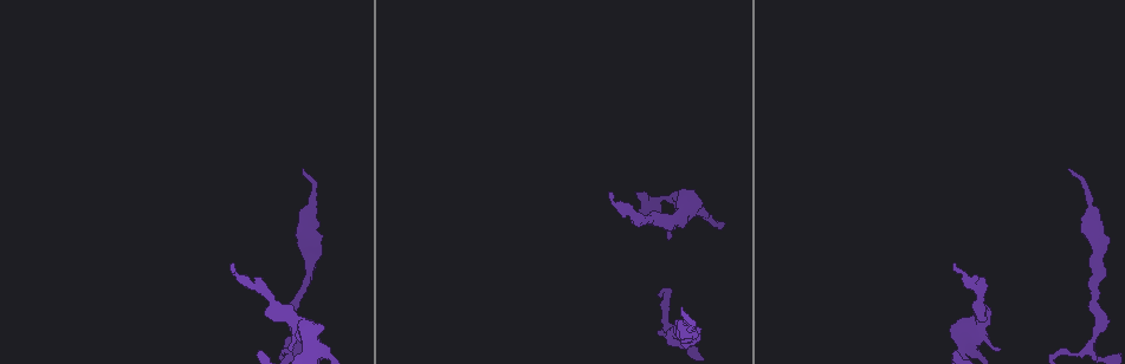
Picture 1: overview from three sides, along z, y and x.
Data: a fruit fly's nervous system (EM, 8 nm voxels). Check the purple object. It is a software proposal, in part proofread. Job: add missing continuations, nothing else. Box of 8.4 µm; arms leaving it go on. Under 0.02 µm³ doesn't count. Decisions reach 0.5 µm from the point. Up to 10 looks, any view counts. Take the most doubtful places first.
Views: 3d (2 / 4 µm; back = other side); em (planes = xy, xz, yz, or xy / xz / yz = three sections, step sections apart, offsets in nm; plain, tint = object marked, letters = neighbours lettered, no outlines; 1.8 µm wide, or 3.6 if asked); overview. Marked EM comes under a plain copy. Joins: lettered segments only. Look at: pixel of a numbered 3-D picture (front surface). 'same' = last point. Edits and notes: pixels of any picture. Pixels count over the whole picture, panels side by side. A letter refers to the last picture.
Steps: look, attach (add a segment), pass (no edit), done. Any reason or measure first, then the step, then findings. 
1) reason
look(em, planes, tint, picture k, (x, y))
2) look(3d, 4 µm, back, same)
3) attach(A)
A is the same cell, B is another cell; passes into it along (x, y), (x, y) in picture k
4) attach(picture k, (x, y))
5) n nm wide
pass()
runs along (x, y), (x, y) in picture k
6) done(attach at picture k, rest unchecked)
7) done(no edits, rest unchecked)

branch stops here
look(em, 3.6 µm, planes, letters, picture 1, (1000, 348))

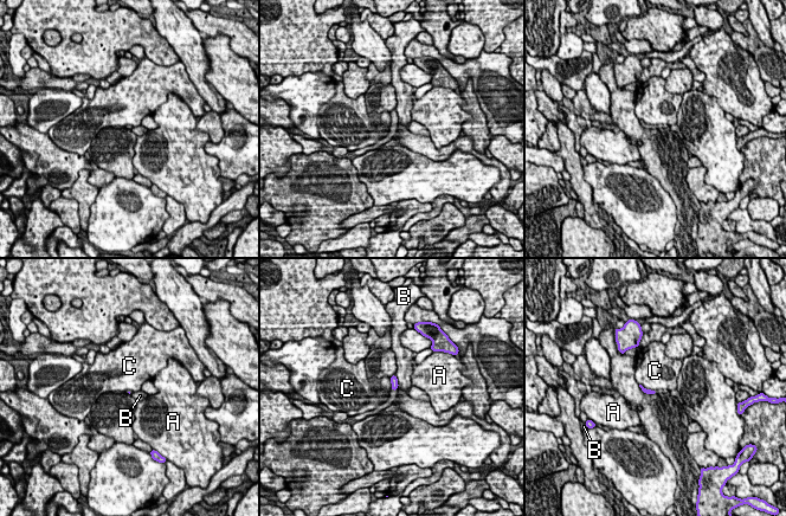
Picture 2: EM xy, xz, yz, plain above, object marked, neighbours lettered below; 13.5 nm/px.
C touches over 260 nm
pass()
A, B and C are other cells; border along (639, 384), (656, 391) in picture 2; no lettered segment goes on from it

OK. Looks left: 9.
free end
look(em, xy, step 8, tint, picture 1, (681, 307))

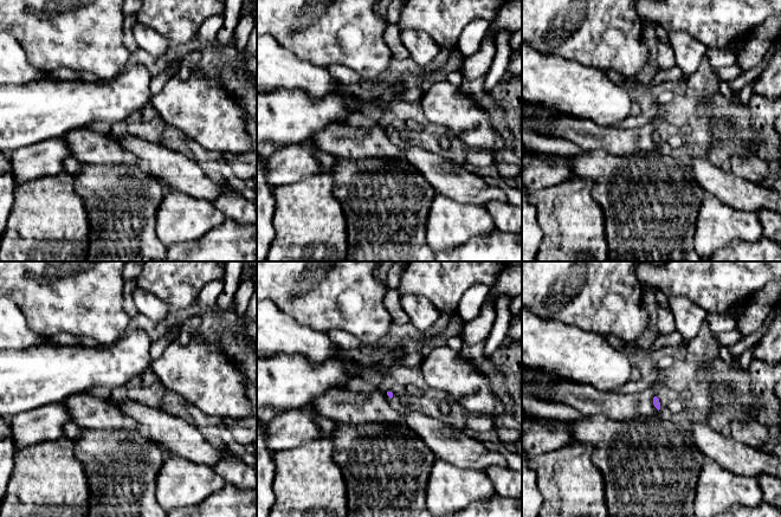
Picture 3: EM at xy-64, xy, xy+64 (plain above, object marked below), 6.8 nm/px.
look(em, yz, step 4, tint, same)

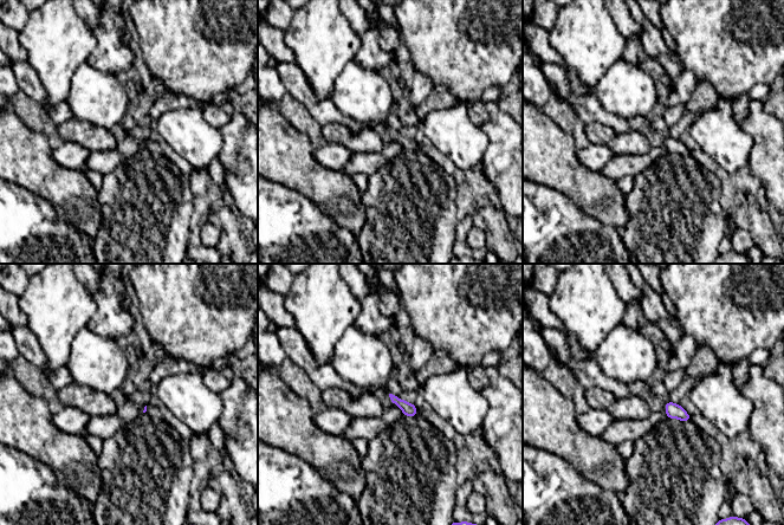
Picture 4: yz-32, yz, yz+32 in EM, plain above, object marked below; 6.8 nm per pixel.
look(em, yz, step 4, letters, same)

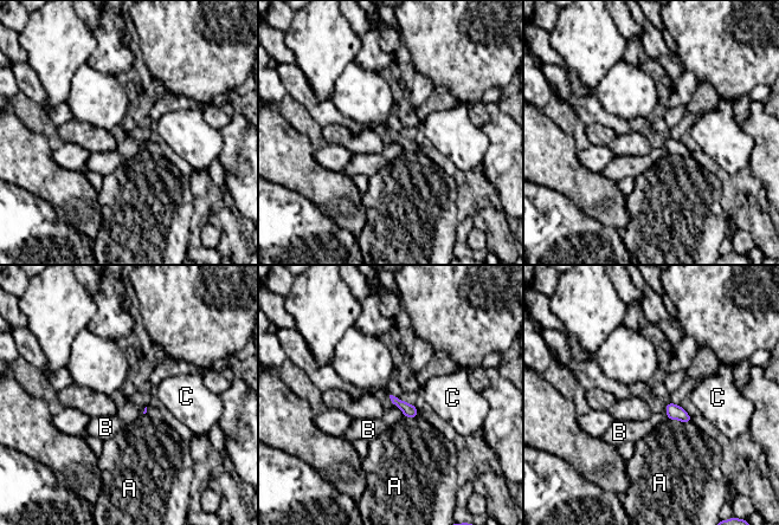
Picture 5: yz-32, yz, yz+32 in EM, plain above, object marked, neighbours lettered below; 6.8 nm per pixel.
B touches over 110 nm
pass()
A, B and C are other cells; no lettered segment goes on from it

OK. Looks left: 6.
look(3d, 2 µm, picture 1, (1096, 251))

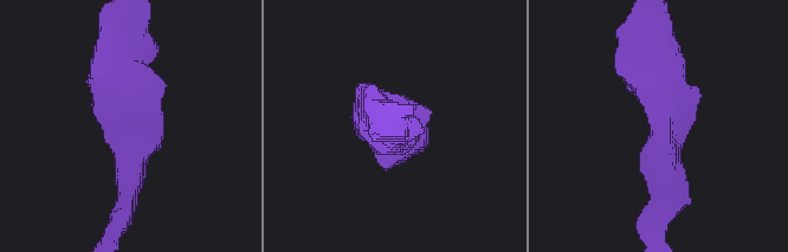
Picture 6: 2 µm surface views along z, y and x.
arms of 180, 300 nm; shape alone is not enough
look(em, planes, tint, picture 6, (126, 127))

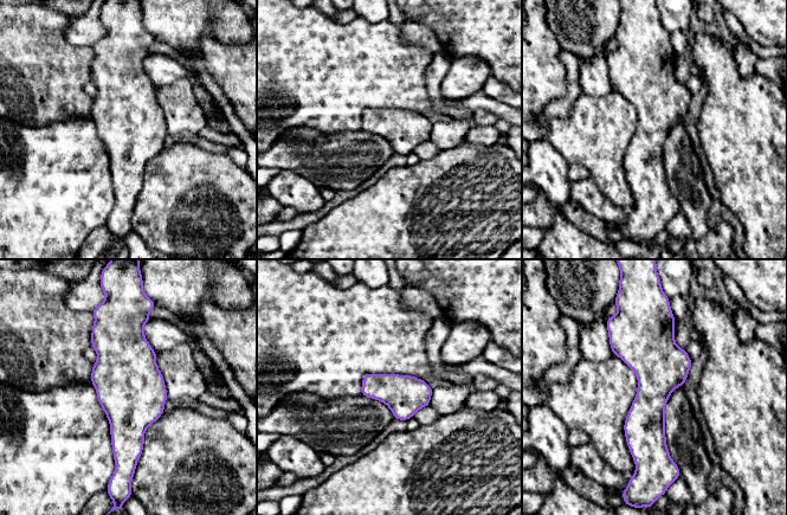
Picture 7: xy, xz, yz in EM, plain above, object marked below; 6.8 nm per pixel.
look(em, planes, letters, same)

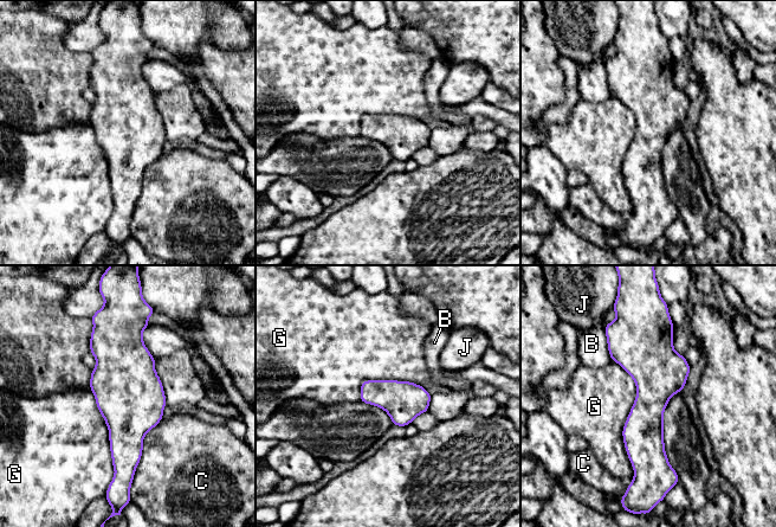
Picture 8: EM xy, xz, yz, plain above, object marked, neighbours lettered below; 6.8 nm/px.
pass()
B, C, G and J are other cells; border along (612, 360), (635, 386), (633, 477) in picture 8; none of them fits

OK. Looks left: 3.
narrows sharply
look(em, planes, tint, picture 1, (669, 327))

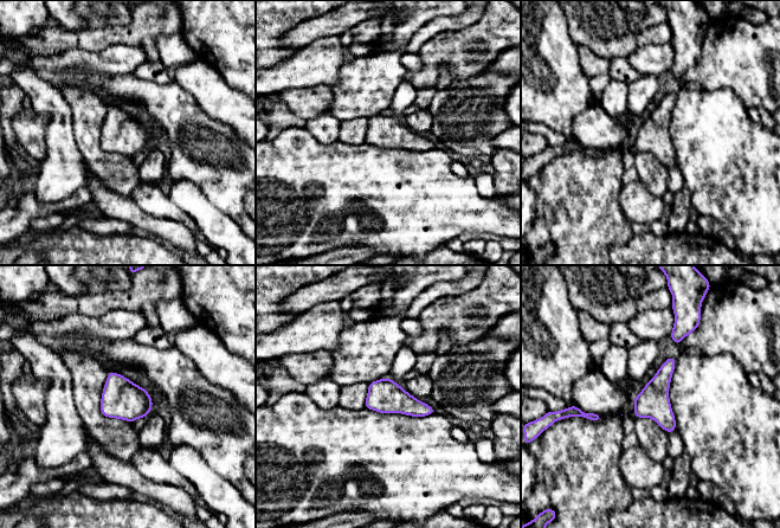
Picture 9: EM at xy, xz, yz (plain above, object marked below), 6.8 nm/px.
what lies round it
look(em, planes, letters, same)

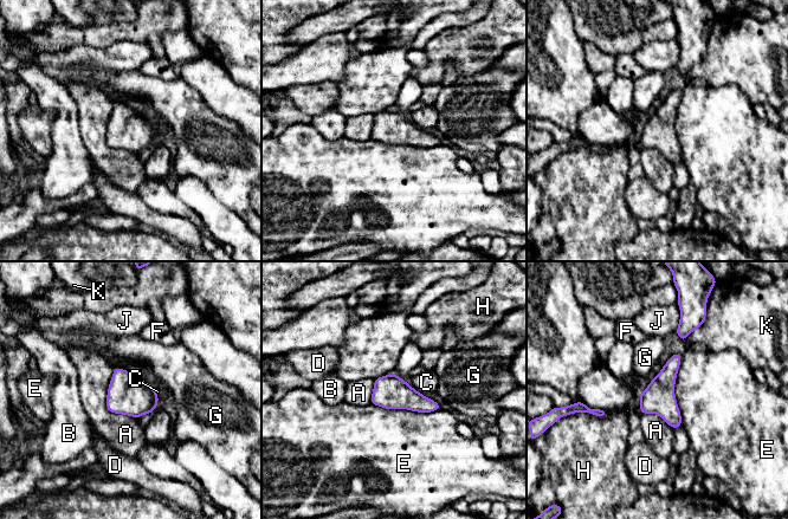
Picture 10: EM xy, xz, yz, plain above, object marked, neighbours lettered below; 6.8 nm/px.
220 nm wide
pass()
A, B, C, D, E, F, G, H, J and K are other cells; border along (680, 354), (675, 399), (683, 426) in picture 10; none of them fits

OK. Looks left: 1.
done(no edits, rest unchecked)

